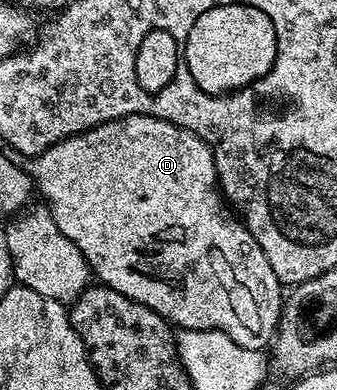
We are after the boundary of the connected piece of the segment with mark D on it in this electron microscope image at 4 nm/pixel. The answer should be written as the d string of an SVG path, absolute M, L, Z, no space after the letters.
M128 115L122 119L112 119L106 123L100 123L90 131L84 131L78 135L67 137L55 145L51 145L43 153L32 156L27 170L32 178L36 194L42 195L44 206L49 208L55 225L59 225L59 233L83 253L90 272L97 275L102 284L115 293L123 293L123 297L131 297L131 301L139 301L147 305L155 313L159 313L168 319L170 324L186 331L222 331L235 341L235 345L243 345L243 349L252 351L265 351L273 342L277 333L277 323L281 320L281 308L283 306L283 284L275 277L271 269L271 261L267 261L267 253L259 249L259 241L251 237L240 218L232 214L224 215L227 211L227 203L221 194L217 182L217 166L213 150L205 144L195 133L175 125L171 121L163 121L159 117L150 115Z

